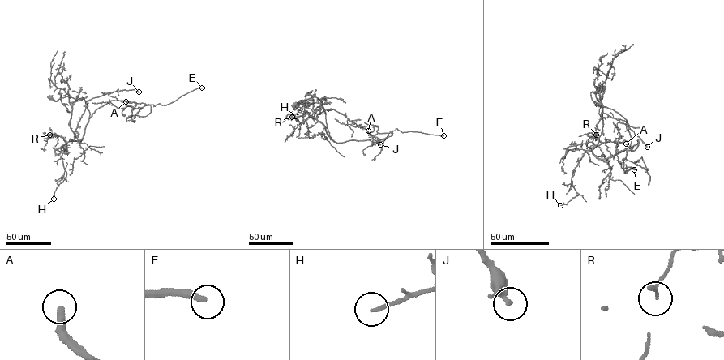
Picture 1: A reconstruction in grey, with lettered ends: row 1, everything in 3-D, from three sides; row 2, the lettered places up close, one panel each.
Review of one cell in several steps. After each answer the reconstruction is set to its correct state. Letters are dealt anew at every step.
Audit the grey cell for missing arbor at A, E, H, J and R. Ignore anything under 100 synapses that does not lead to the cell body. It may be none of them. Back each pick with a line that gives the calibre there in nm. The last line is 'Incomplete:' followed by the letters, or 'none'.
A: 320 nm
E: 280 nm
Incomplete: A, E

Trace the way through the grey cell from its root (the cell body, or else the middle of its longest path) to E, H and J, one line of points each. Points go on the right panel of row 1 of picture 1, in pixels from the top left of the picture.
E: (601, 87), (591, 98), (625, 118), (631, 147), (638, 140), (619, 161), (634, 169)
H: (601, 87), (591, 98), (625, 118), (631, 145), (606, 158), (584, 151), (571, 177), (576, 195), (560, 205)
J: (601, 87), (591, 98), (625, 118), (631, 142), (612, 156), (593, 153), (601, 113), (625, 124), (647, 147)

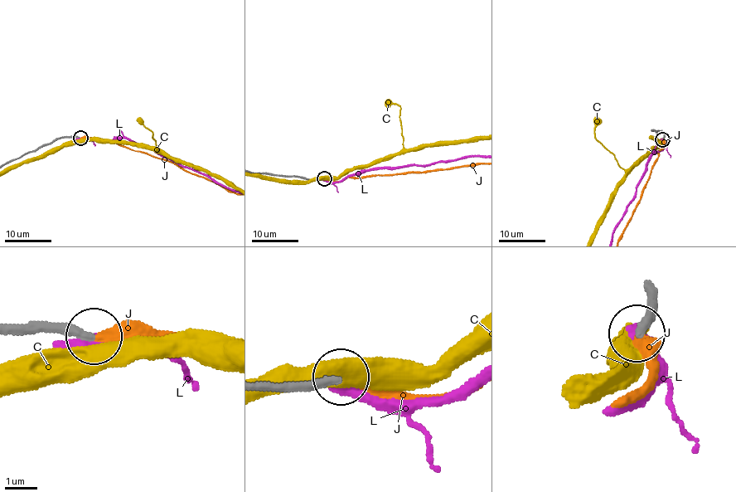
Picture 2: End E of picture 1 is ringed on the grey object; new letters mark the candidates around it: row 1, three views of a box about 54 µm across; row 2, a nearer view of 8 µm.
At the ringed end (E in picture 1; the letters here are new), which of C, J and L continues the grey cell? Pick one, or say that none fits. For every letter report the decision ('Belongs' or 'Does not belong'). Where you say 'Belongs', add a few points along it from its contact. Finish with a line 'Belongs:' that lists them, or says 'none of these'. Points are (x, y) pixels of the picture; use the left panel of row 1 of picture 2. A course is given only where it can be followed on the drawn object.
C: Does not belong
J: Belongs
L: Does not belong
Belongs: J

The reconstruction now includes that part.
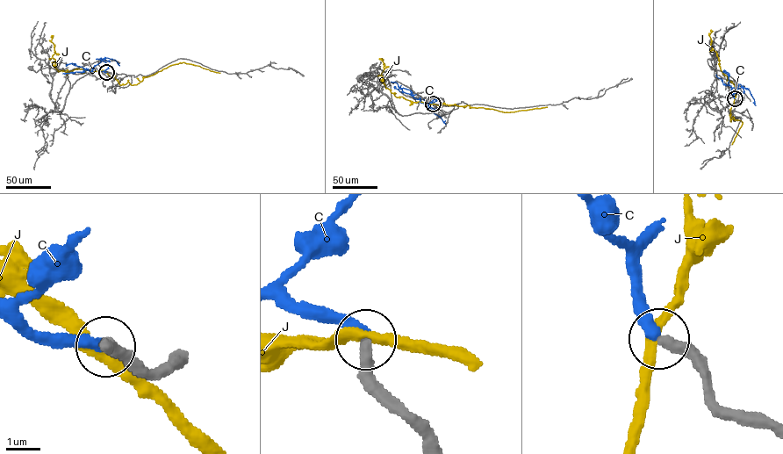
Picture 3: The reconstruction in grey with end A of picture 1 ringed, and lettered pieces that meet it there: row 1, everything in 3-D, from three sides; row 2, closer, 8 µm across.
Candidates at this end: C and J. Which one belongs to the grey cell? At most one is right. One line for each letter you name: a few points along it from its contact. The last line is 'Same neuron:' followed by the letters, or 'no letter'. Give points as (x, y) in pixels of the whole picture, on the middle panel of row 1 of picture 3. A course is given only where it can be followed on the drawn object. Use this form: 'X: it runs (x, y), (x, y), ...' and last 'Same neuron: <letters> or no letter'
C: it runs (433, 104), (420, 103), (419, 98), (445, 124)
Same neuron: C

